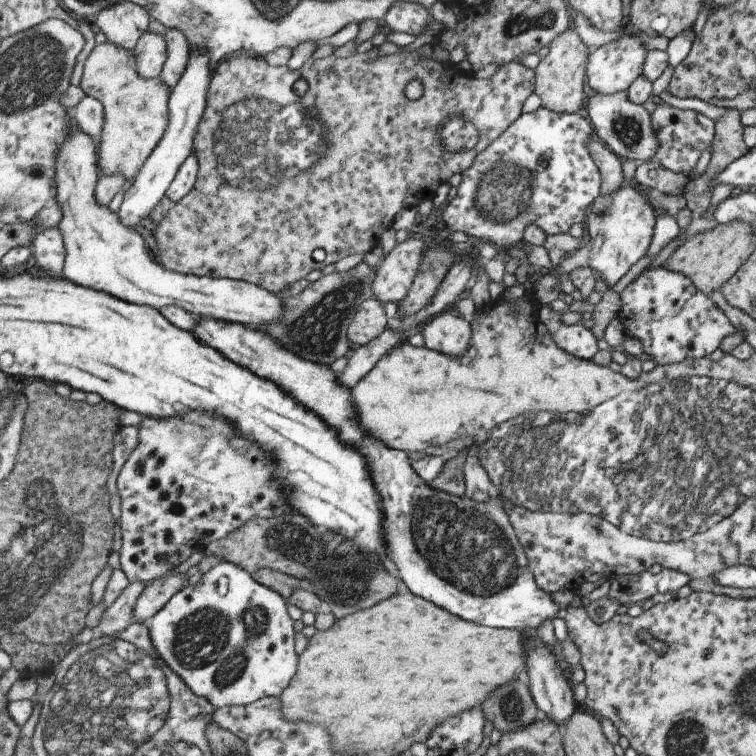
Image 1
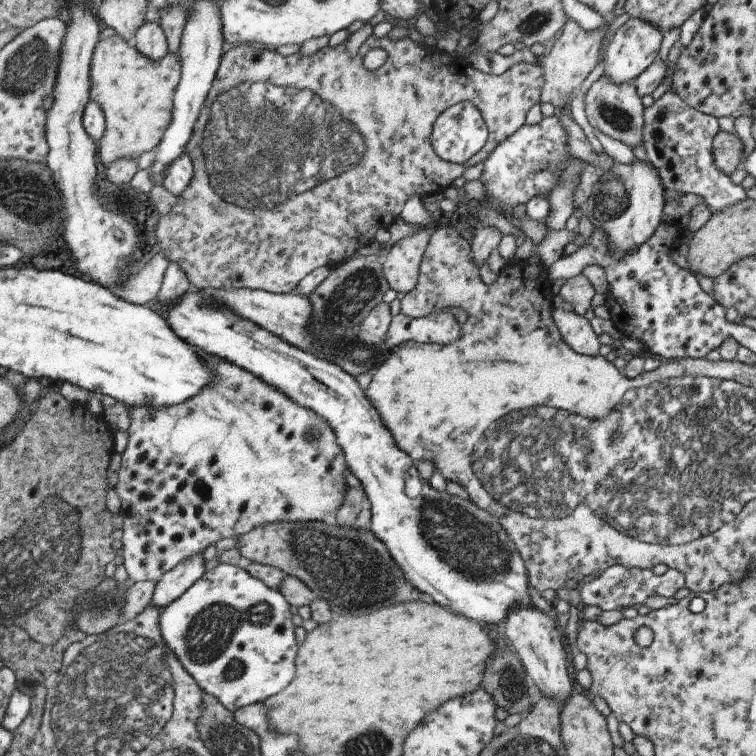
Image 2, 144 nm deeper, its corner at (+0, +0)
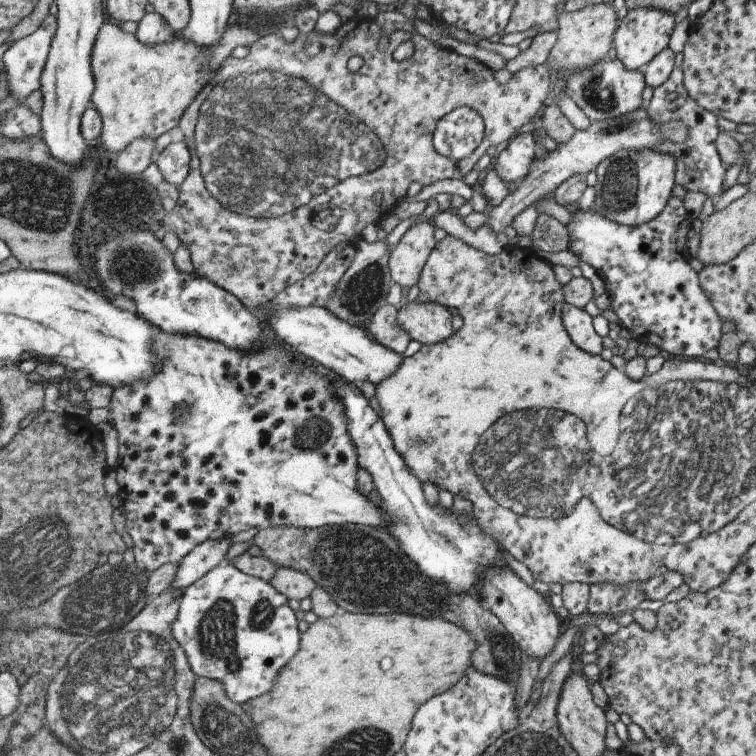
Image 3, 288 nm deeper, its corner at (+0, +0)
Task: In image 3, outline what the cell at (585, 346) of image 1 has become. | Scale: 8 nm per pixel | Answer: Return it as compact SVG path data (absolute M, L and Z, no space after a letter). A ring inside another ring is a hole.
M563 304L561 320L563 320L563 326L565 326L569 338L575 342L575 346L579 346L587 354L597 354L599 356L599 352L601 352L601 336L597 336L593 332L591 316L583 308Z

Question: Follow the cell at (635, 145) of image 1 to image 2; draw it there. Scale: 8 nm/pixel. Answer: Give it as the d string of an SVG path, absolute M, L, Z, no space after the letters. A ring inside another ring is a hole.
M599 76L587 90L585 94L585 114L587 114L587 122L593 126L593 130L601 130L603 134L607 134L613 140L619 140L631 148L637 148L643 144L643 104L641 104L641 96L637 94L637 88L631 82L623 82L623 84L613 84L609 82L607 76Z

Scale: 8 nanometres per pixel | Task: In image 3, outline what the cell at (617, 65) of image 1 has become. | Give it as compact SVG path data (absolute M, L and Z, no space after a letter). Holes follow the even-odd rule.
M639 8L639 10L629 10L621 22L619 28L613 34L613 50L617 52L619 62L627 68L627 70L641 70L643 66L647 66L661 50L667 48L669 36L675 28L675 16L657 8Z

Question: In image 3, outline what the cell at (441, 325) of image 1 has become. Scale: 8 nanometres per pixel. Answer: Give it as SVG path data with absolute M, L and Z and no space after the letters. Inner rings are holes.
M409 302L401 308L399 324L423 346L441 344L455 334L453 314L439 302Z

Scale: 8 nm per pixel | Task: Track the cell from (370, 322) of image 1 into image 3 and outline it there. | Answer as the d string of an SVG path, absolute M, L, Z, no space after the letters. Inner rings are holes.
M383 306L377 314L375 314L375 318L373 318L373 322L367 326L367 332L375 338L375 340L379 340L381 344L385 344L385 346L389 346L389 348L393 348L393 350L397 350L397 352L405 352L407 350L407 346L411 344L411 340L413 340L413 336L411 336L411 332L407 332L401 324L399 324L399 314L401 314L401 310L397 310L397 308L393 308L393 306Z

